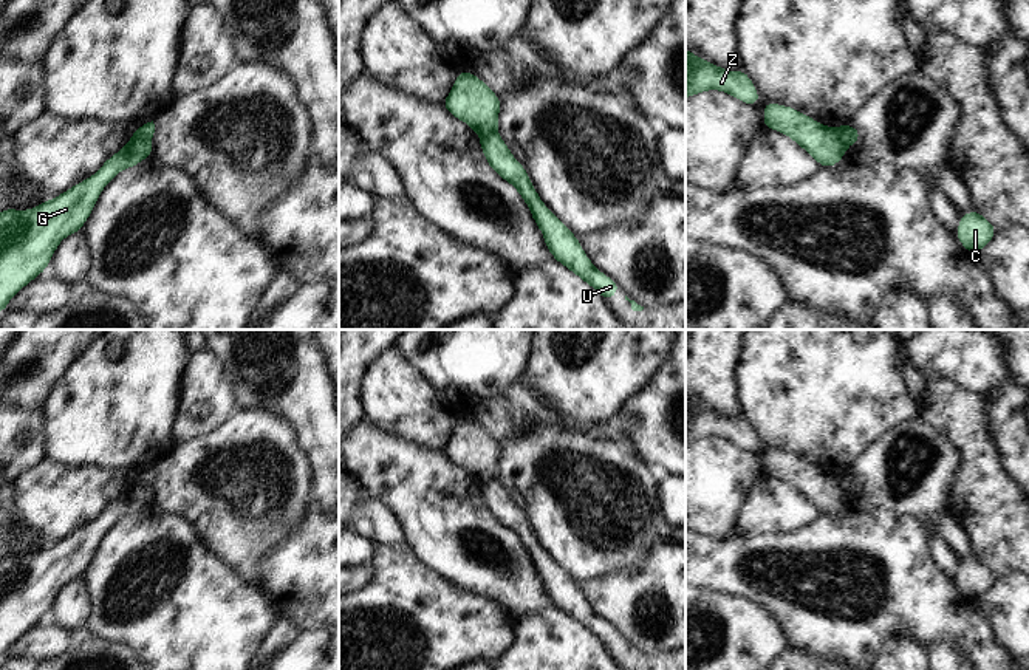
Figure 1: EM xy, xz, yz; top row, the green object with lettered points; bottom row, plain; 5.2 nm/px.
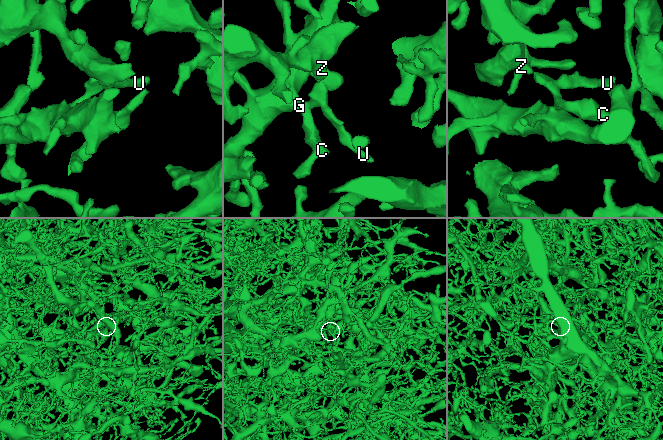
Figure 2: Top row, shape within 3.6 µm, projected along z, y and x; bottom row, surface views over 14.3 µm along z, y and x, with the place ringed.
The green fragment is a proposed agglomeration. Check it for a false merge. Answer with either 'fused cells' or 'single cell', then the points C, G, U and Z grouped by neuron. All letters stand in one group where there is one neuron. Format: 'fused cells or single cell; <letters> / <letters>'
fused cells; C G Z / U

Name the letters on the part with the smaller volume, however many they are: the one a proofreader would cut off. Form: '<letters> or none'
U.

